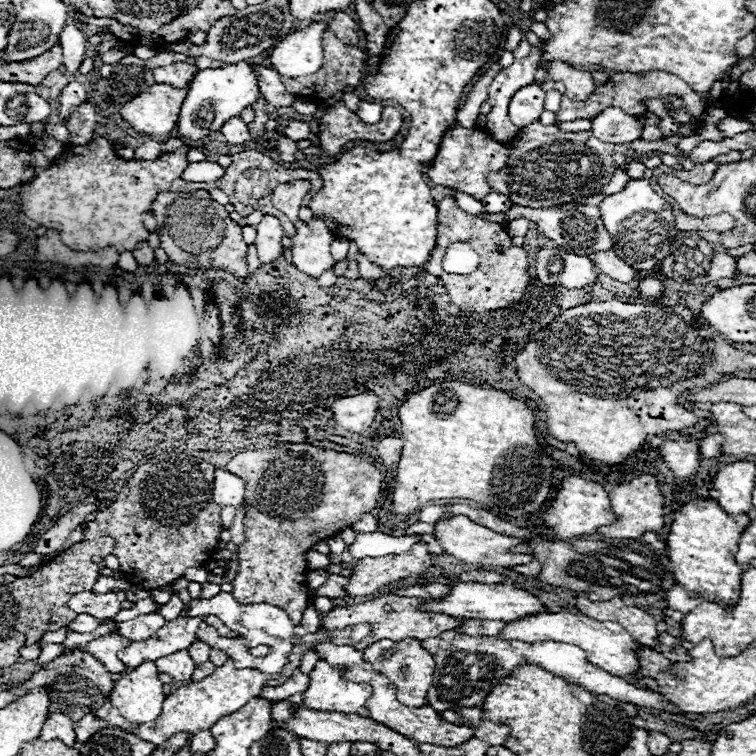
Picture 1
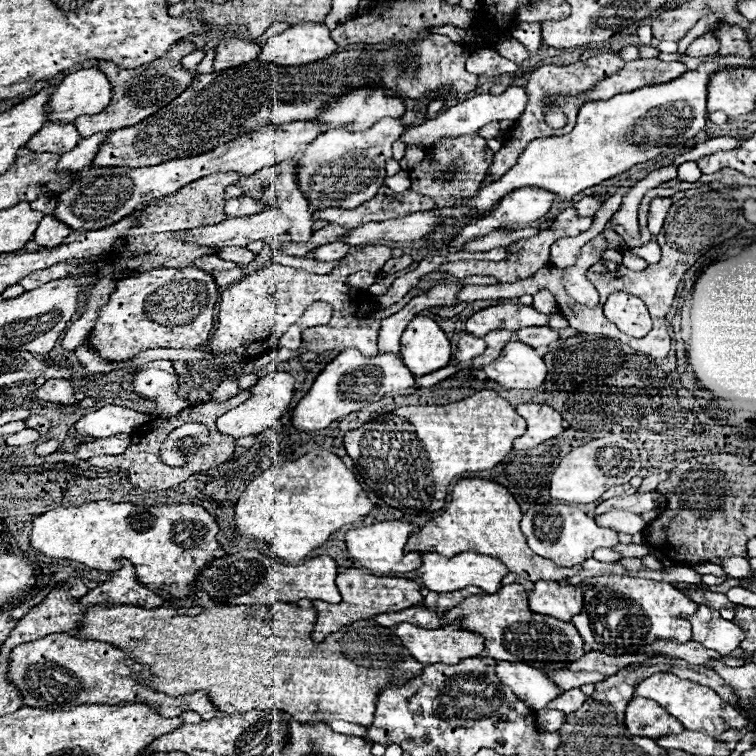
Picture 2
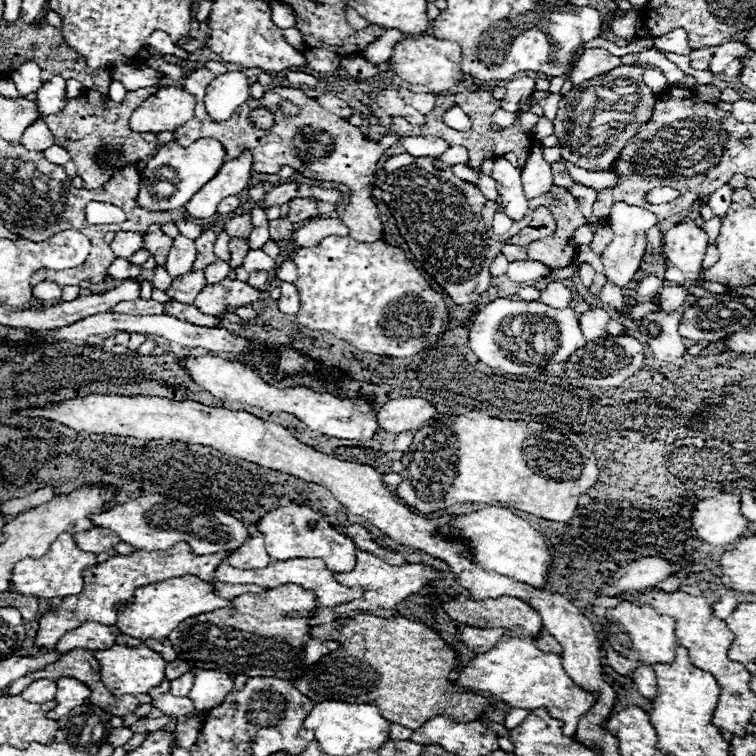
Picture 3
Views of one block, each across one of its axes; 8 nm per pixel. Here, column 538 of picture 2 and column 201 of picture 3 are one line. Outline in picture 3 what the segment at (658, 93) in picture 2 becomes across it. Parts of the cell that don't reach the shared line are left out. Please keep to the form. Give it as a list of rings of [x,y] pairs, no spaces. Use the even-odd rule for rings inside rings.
[[[200,138],[192,142],[192,146],[180,146],[178,142],[168,142],[160,146],[142,170],[138,204],[148,210],[174,210],[184,206],[204,184],[208,184],[208,180],[218,174],[224,158],[226,150],[214,138]]]

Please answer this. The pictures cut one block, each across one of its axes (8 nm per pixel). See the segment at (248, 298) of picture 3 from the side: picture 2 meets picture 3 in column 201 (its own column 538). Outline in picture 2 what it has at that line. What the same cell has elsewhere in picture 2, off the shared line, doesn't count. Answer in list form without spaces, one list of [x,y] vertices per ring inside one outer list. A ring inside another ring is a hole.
[[[540,290],[538,294],[534,294],[534,304],[532,306],[538,312],[542,312],[542,314],[554,314],[554,312],[558,312],[558,306],[556,306],[552,294],[546,292],[546,290]]]

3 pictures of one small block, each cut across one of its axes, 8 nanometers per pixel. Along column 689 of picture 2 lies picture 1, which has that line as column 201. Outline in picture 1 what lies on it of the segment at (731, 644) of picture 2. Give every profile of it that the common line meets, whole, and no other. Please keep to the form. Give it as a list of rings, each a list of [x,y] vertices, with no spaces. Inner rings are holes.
[[[180,616],[172,622],[166,622],[164,628],[156,630],[152,638],[146,638],[144,642],[130,642],[130,646],[124,648],[118,654],[118,658],[124,662],[124,666],[128,666],[128,670],[134,670],[142,664],[142,660],[158,660],[176,650],[186,650],[196,642],[196,632],[202,620],[214,626],[222,636],[234,636],[216,616],[208,618]]]

